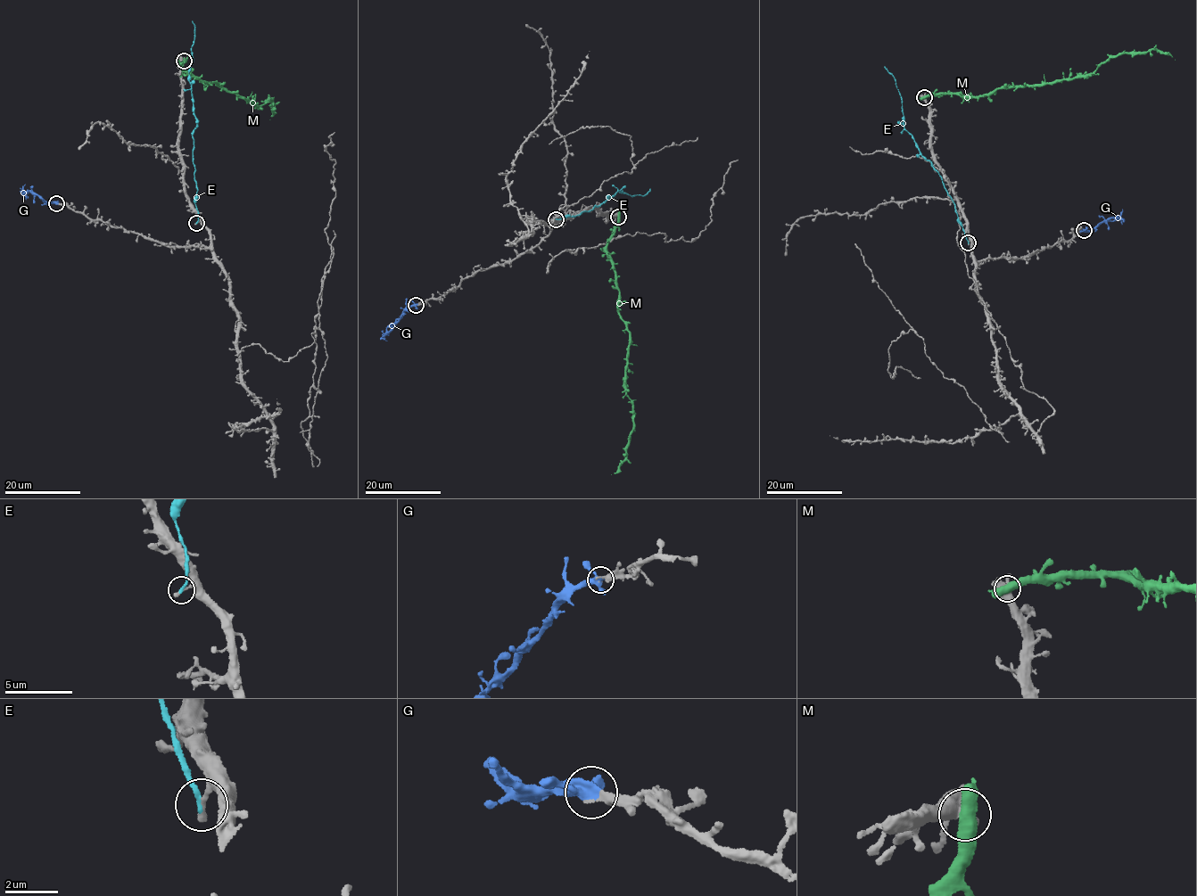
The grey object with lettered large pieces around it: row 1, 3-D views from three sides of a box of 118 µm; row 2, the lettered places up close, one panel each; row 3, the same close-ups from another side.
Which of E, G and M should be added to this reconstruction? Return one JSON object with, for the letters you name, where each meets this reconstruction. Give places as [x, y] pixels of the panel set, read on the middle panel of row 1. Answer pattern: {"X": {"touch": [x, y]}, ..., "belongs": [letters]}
{"G": {"touch": [416, 305]}, "belongs": ["G"]}

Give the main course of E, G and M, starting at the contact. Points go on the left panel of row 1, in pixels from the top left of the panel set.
E: (197, 223), (196, 184), (192, 158), (193, 133), (197, 123), (189, 72), (195, 28), (192, 21)
G: (56, 203), (45, 204), (30, 192), (26, 193), (23, 185), (25, 184)
M: (185, 61), (181, 66), (196, 78), (210, 85), (213, 83), (259, 108), (272, 100), (273, 111), (270, 119)

